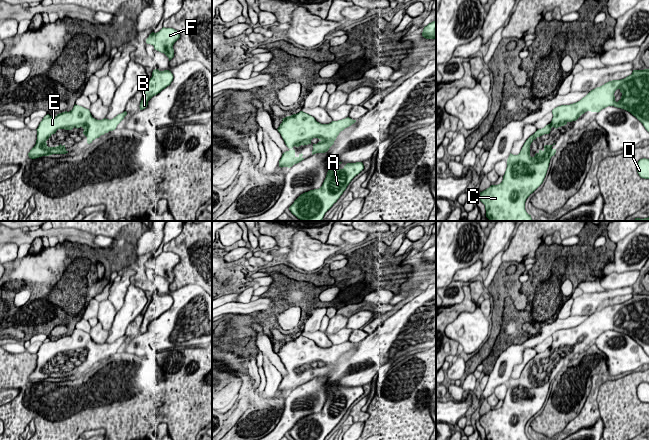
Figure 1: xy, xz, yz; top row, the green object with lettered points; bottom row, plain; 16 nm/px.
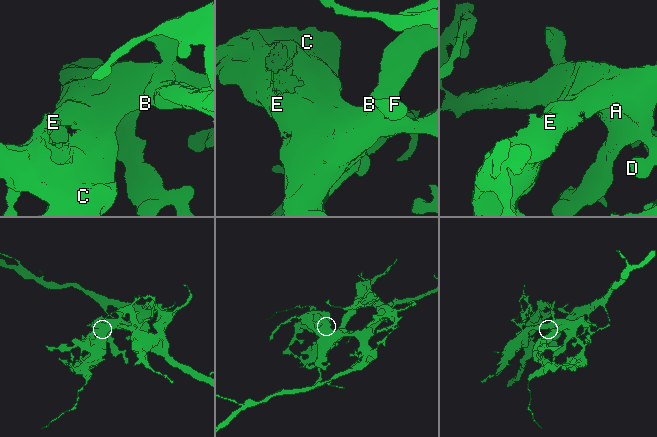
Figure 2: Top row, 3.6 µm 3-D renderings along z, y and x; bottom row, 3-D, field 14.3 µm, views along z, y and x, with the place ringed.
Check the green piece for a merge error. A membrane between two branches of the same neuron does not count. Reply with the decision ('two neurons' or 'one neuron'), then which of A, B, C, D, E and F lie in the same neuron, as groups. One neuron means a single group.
one neuron | A B C D E F

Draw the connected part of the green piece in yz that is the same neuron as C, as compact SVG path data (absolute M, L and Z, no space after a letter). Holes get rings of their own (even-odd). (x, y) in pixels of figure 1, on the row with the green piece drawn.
M649 69L633 70L632 74L621 80L612 80L604 85L591 90L580 101L561 105L552 110L553 118L550 124L542 129L538 129L524 143L520 153L513 155L510 153L507 159L507 168L503 180L498 185L491 185L486 190L480 192L480 201L485 205L486 217L490 221L533 221L531 215L525 210L526 199L543 183L546 176L550 159L555 155L556 149L553 145L545 145L544 150L539 150L534 157L530 156L530 145L533 140L544 134L549 134L551 128L558 128L568 122L576 121L587 111L600 112L602 109L614 106L624 109L635 116L649 132ZM619 89L622 93L621 99L616 102L614 93Z

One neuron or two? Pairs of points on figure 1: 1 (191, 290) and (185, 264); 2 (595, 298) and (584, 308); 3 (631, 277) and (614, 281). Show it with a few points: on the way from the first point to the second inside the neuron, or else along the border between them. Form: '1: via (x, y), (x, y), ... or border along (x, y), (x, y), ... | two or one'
1: border along (201, 286), (186, 284), (169, 292) | two
2: via (592, 301), (587, 305) | one
3: via (627, 279), (618, 280) | one

